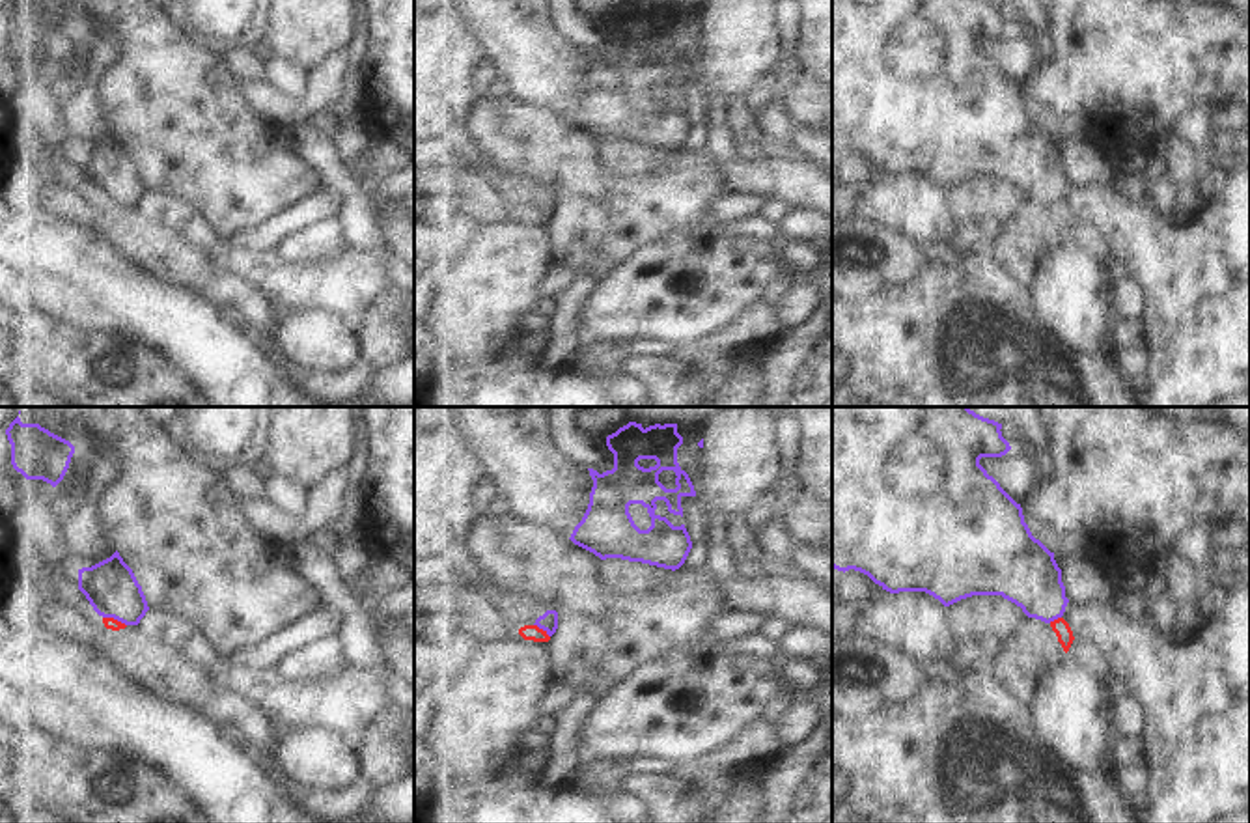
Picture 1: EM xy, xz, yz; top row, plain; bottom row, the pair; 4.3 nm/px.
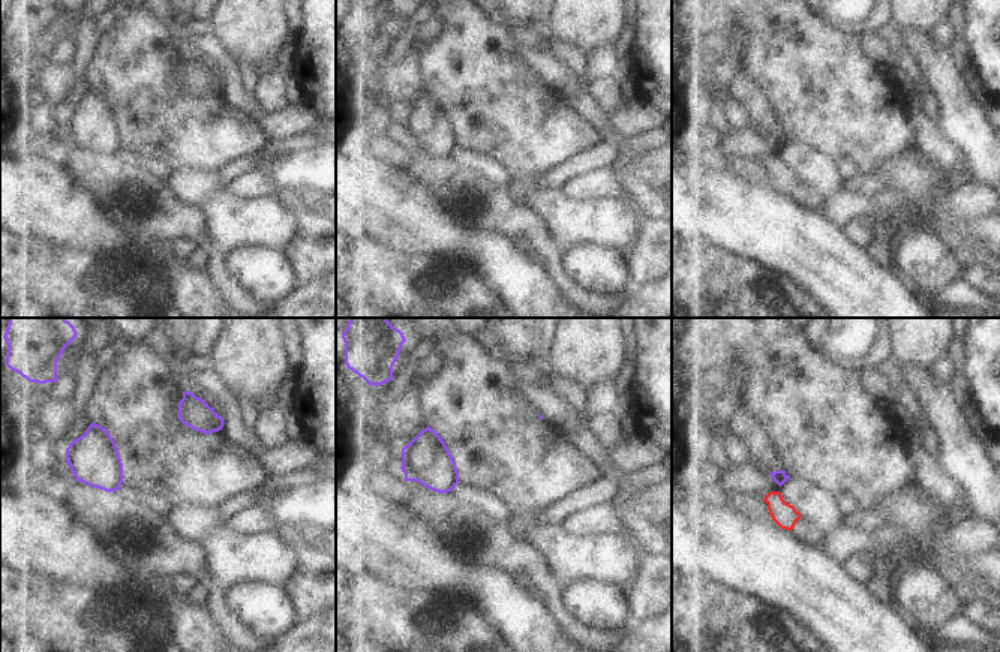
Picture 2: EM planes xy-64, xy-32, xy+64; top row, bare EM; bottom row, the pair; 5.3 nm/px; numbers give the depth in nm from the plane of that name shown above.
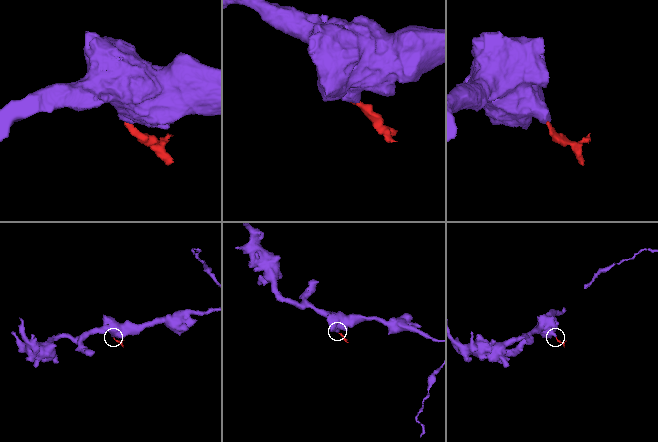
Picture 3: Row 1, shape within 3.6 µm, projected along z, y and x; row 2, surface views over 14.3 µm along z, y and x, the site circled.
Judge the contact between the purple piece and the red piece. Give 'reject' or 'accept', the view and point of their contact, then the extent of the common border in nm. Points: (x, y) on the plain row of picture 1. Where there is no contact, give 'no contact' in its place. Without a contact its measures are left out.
reject; meets purple in xy at (114, 200); contact 110 nm long

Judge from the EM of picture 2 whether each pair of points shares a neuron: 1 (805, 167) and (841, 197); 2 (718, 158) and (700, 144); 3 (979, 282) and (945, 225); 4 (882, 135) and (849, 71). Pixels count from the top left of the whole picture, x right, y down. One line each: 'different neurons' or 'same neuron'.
1: same neuron
2: same neuron
3: different neurons
4: same neuron

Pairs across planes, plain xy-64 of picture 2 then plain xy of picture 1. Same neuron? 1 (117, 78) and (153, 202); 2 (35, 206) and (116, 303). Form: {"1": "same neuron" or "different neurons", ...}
{"1": "different neurons", "2": "same neuron"}

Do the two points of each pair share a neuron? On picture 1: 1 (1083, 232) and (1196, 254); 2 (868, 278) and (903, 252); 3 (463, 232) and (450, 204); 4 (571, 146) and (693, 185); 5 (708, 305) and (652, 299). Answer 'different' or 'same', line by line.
1: different
2: same
3: different
4: same
5: same

